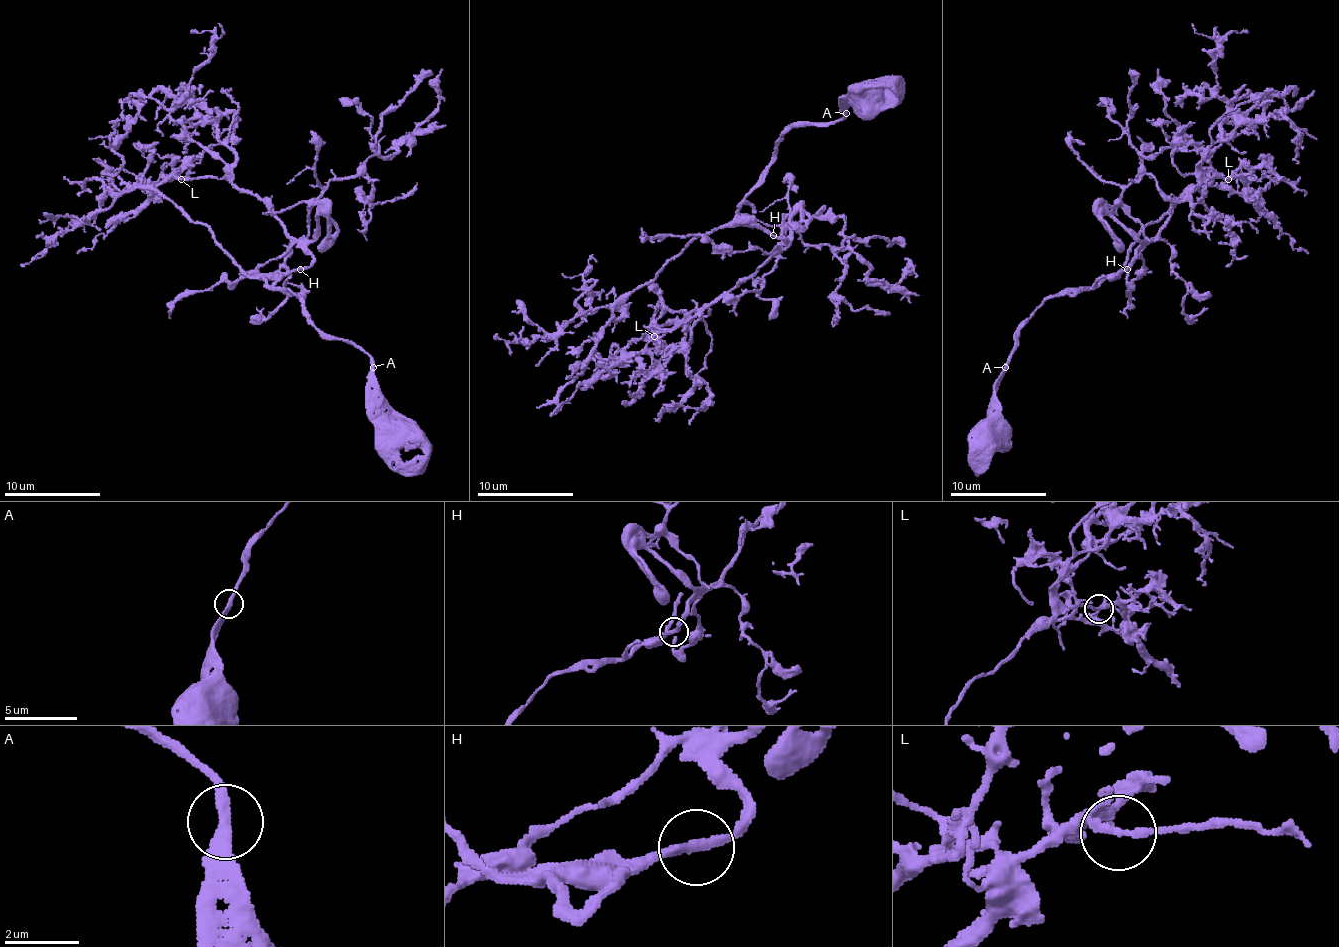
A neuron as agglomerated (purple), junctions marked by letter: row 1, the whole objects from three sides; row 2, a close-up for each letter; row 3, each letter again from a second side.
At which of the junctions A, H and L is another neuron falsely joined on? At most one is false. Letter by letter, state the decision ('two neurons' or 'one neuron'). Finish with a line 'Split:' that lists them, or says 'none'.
A: one neuron
H: one neuron
L: one neuron
Split: none

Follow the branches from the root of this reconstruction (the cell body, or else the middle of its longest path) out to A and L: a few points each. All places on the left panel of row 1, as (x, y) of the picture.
A: (300, 267), (286, 272), (271, 286), (295, 293), (302, 312), (324, 334), (353, 341), (370, 358), (372, 367)
L: (300, 267), (307, 267), (312, 257), (262, 200), (238, 190), (226, 178), (180, 178)

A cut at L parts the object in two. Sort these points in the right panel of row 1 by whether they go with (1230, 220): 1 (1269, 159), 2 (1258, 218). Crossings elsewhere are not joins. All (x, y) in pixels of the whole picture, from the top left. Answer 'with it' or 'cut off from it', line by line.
1: cut off from it
2: cut off from it

